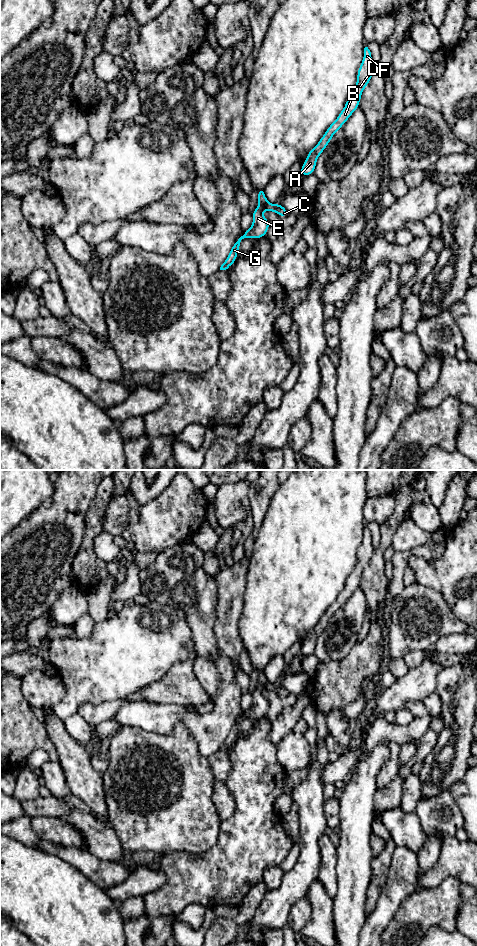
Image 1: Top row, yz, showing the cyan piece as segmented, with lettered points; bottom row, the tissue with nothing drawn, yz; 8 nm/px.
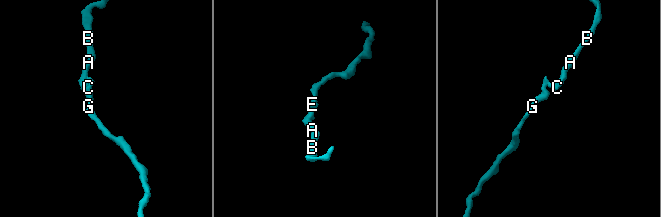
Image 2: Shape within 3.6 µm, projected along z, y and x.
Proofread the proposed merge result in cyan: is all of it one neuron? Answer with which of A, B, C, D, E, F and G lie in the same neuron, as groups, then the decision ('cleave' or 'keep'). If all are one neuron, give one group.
A B C D F / E G; cleave

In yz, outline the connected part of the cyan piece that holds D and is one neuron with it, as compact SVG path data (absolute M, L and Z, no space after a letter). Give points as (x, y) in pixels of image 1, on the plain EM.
M368 527L364 528L362 543L358 549L356 566L346 581L344 589L337 599L328 607L317 625L307 633L307 640L302 644L298 654L304 657L314 654L319 635L325 630L333 615L344 605L353 592L359 587L364 568L369 564L375 549L372 545L372 534Z

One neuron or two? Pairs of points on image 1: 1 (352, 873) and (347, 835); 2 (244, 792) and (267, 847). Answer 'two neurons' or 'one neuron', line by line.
1: one neuron
2: one neuron

